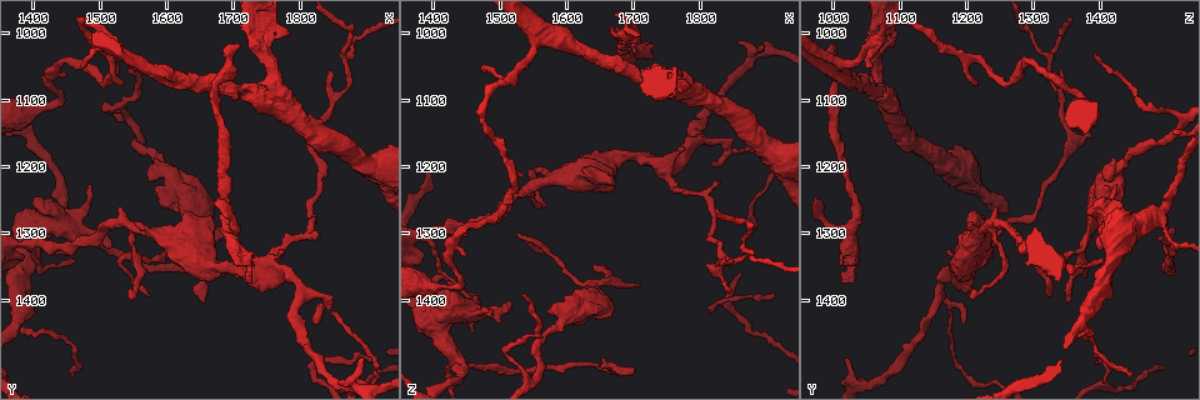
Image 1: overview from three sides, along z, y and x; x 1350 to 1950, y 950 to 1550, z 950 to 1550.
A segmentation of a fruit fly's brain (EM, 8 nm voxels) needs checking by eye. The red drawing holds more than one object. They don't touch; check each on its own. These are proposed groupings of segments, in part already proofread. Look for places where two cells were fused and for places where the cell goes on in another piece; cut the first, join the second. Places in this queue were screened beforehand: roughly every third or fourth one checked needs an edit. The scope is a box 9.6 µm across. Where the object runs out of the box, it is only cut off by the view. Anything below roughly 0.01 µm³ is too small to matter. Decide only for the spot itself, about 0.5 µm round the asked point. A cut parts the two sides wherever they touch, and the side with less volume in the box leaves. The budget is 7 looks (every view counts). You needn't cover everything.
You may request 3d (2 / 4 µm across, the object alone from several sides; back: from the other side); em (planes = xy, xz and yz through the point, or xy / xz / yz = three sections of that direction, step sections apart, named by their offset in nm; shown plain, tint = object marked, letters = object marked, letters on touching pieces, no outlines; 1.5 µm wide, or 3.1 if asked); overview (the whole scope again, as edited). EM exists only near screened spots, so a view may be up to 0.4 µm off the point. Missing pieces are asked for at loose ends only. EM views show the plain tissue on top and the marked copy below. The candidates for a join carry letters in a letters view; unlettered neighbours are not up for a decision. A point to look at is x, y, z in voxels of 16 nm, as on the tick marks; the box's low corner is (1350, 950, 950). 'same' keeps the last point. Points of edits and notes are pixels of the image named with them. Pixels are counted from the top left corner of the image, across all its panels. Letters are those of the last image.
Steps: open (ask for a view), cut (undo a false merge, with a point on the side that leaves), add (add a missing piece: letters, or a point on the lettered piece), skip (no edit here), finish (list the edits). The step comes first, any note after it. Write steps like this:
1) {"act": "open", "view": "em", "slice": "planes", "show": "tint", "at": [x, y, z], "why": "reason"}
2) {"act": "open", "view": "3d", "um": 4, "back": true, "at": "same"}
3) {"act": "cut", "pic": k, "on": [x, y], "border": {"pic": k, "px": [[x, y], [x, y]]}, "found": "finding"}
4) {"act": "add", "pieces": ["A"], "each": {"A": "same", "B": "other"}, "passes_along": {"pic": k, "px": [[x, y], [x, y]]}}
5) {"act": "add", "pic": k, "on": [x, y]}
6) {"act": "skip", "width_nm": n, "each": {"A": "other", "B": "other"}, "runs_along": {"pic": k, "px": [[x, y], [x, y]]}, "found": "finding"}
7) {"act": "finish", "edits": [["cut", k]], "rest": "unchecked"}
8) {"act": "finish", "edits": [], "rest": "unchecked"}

{"act": "open", "view": "em", "slice": "yz", "step": 4, "show": "letters", "at": [1435, 1275, 1485], "why": "four arms meet"}

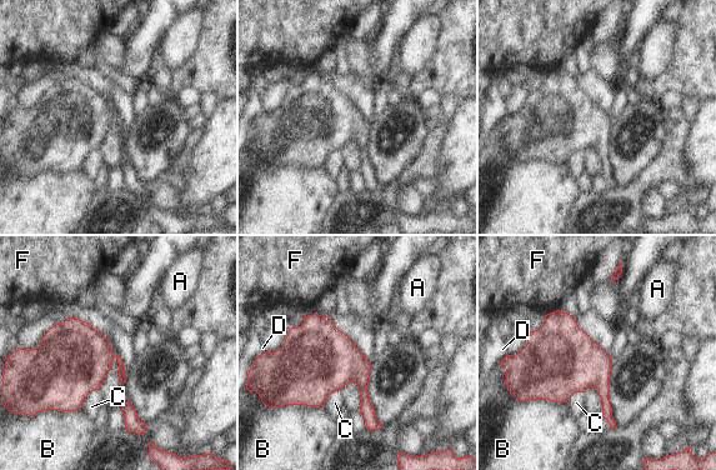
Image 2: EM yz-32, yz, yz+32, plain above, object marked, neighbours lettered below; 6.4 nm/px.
{"act": "skip", "longest_contact_nm": ["B", 500], "each": {"A": "other", "B": "other", "C": "other", "D": "other", "F": "other"}, "border": {"pic": 2, "px": [[499, 364], [520, 400], [566, 403]]}, "found": "continuous, no second cell"}

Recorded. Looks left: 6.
{"act": "open", "view": "em", "slice": "planes", "show": "letters", "at": [1510, 1075, 1260], "why": "sharp bend"}

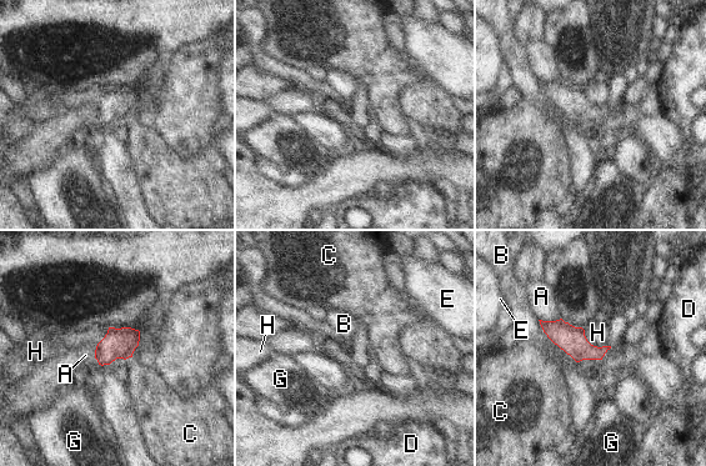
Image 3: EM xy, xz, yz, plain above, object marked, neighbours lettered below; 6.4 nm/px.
{"act": "skip", "each": {"A": "other", "B": "other", "C": "other", "D": "other", "E": "other", "G": "other", "H": "other"}, "border": {"pic": 3, "px": [[582, 329], [591, 344], [609, 346]]}, "found": "continuous, no second cell"}

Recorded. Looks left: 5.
{"act": "open", "view": "em", "slice": "planes", "show": "letters", "at": [1550, 1295, 1230], "why": "three arms meet"}

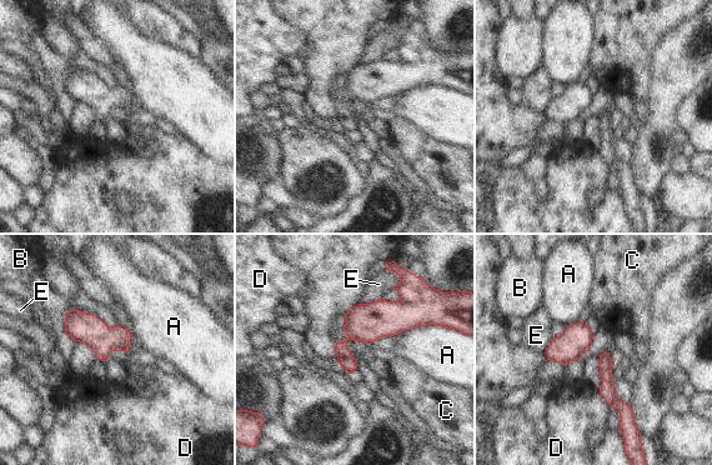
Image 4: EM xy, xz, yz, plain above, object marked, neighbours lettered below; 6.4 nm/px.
{"act": "skip", "longest_contact_nm": ["A", 320], "each": {"A": "other", "B": "other", "C": "other", "D": "other", "E": "other"}, "border": {"pic": 4, "px": [[441, 325], [417, 325], [395, 335]]}, "found": "continuous, no second cell"}

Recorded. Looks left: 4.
{"act": "finish", "edits": [], "rest": "unchecked"}

